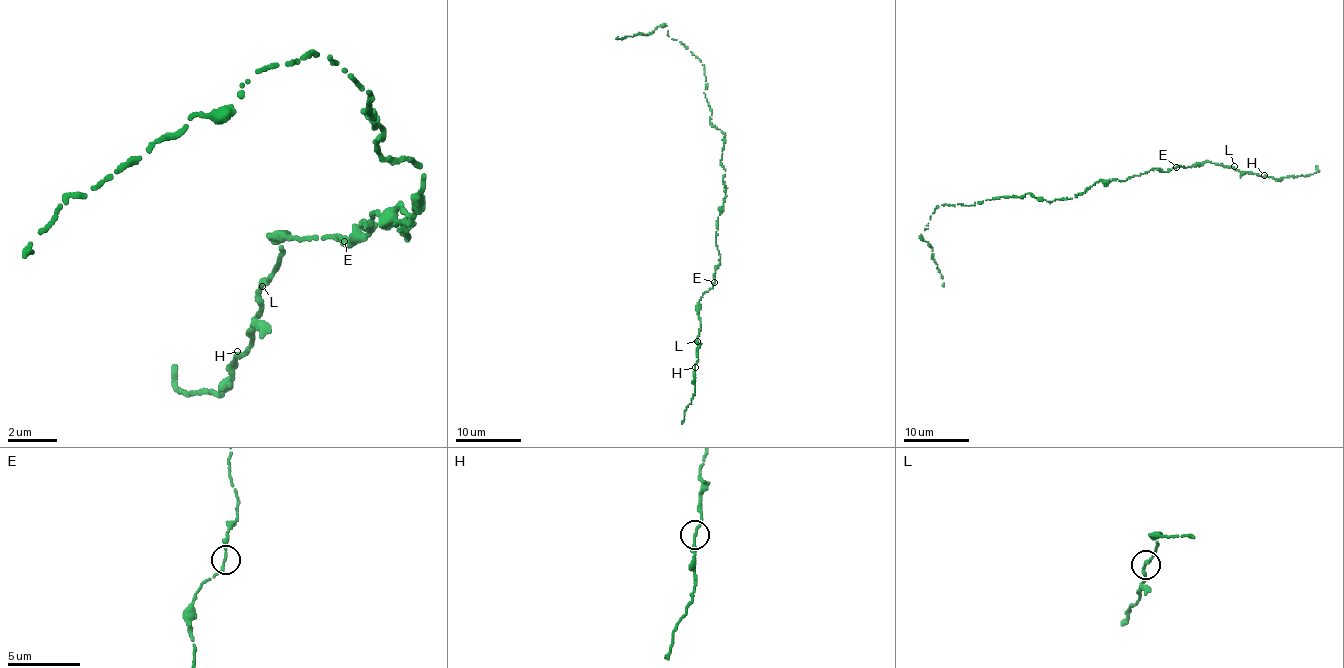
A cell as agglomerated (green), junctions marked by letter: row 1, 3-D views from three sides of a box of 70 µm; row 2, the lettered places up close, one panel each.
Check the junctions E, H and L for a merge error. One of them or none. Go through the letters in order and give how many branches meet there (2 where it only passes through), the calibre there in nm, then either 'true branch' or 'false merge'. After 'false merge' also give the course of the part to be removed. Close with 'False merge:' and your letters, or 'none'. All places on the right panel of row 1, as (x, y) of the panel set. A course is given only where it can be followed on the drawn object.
E: 2 branches meet; 200 nm thick; true branch
H: 2 branches meet; 180 nm thick; true branch
L: 2 branches meet; 200 nm thick; true branch
False merge: none

